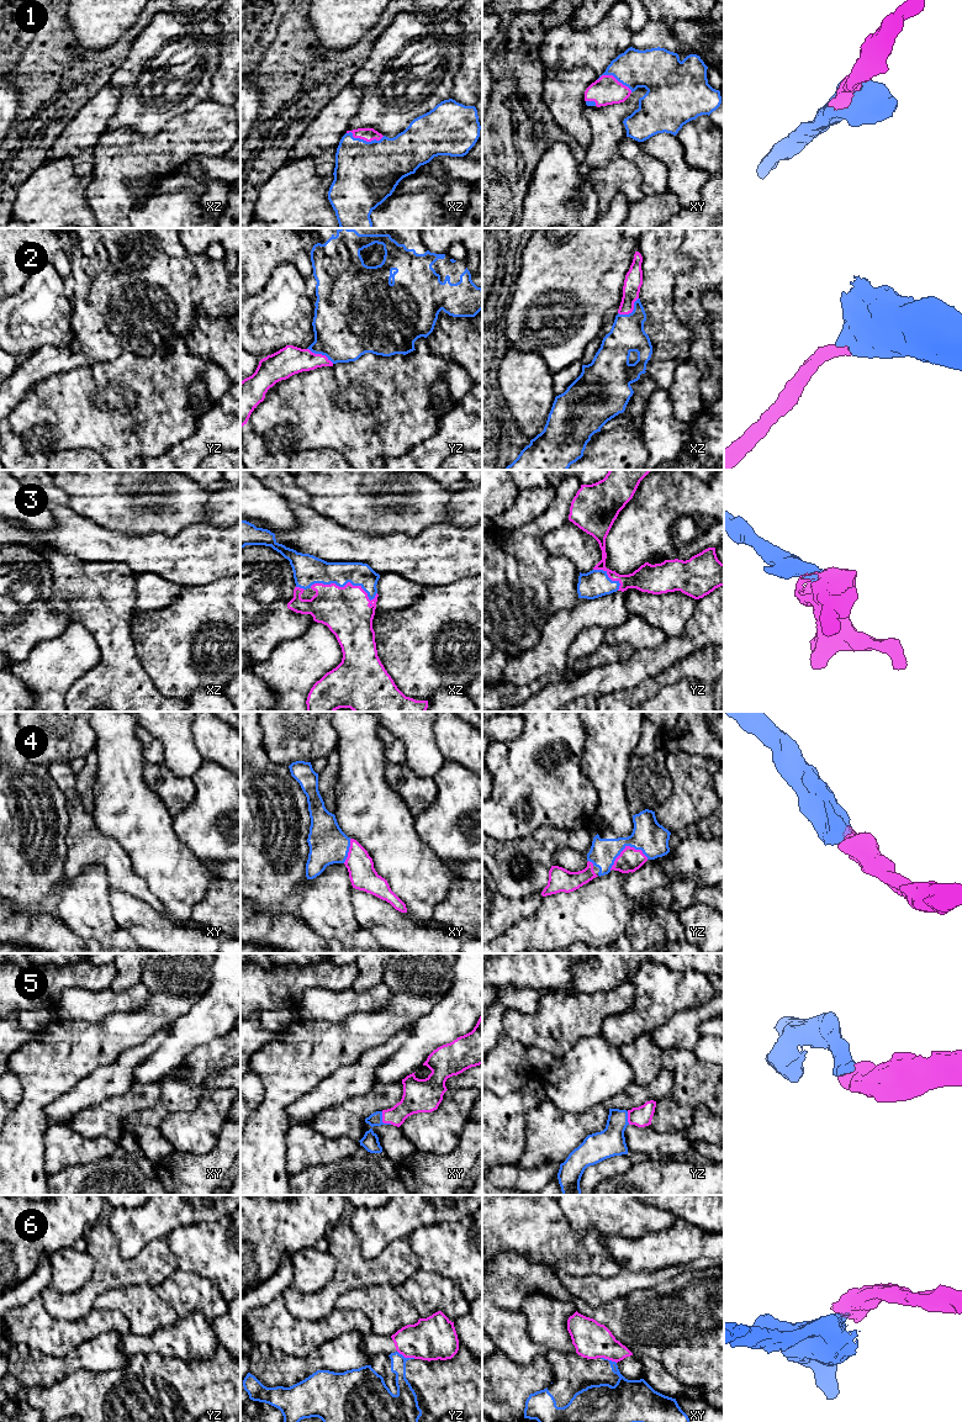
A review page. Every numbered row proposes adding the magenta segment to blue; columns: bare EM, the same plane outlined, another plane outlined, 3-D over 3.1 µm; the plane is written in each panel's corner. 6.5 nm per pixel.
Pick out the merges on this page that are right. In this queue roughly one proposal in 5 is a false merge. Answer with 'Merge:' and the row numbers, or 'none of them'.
Merge: 1, 2, 3, 4, 5

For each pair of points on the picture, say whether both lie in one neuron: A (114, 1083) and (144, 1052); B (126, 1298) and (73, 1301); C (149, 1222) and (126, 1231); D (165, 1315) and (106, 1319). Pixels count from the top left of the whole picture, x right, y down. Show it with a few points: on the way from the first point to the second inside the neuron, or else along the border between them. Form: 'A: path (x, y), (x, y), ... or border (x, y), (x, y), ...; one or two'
A: path (119, 1074), (136, 1057); one
B: border (121, 1286), (101, 1293), (95, 1299), (93, 1307); two
C: path (143, 1225), (132, 1230); one
D: border (96, 1310), (119, 1311), (126, 1319), (130, 1331); two

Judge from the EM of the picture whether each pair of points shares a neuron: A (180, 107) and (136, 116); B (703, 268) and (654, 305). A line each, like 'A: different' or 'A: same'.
A: same
B: different

